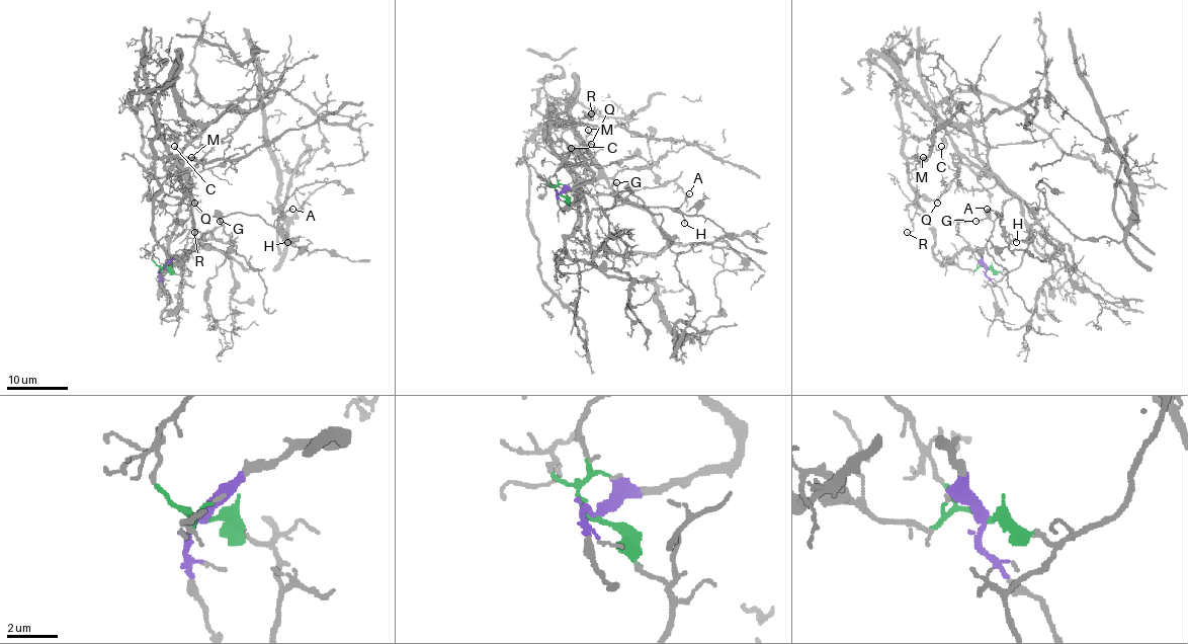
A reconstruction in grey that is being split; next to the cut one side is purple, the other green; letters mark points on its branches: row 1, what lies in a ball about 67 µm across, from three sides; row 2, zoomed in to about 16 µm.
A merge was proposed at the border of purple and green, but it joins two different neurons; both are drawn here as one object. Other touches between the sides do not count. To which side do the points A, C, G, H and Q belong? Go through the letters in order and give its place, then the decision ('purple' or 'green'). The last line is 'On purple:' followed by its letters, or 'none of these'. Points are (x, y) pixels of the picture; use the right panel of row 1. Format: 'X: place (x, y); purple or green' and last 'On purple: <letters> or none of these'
A: place (987, 209); green
C: place (941, 146); green
G: place (976, 221); green
H: place (1016, 242); green
Q: place (937, 203); green
On purple: none of these

